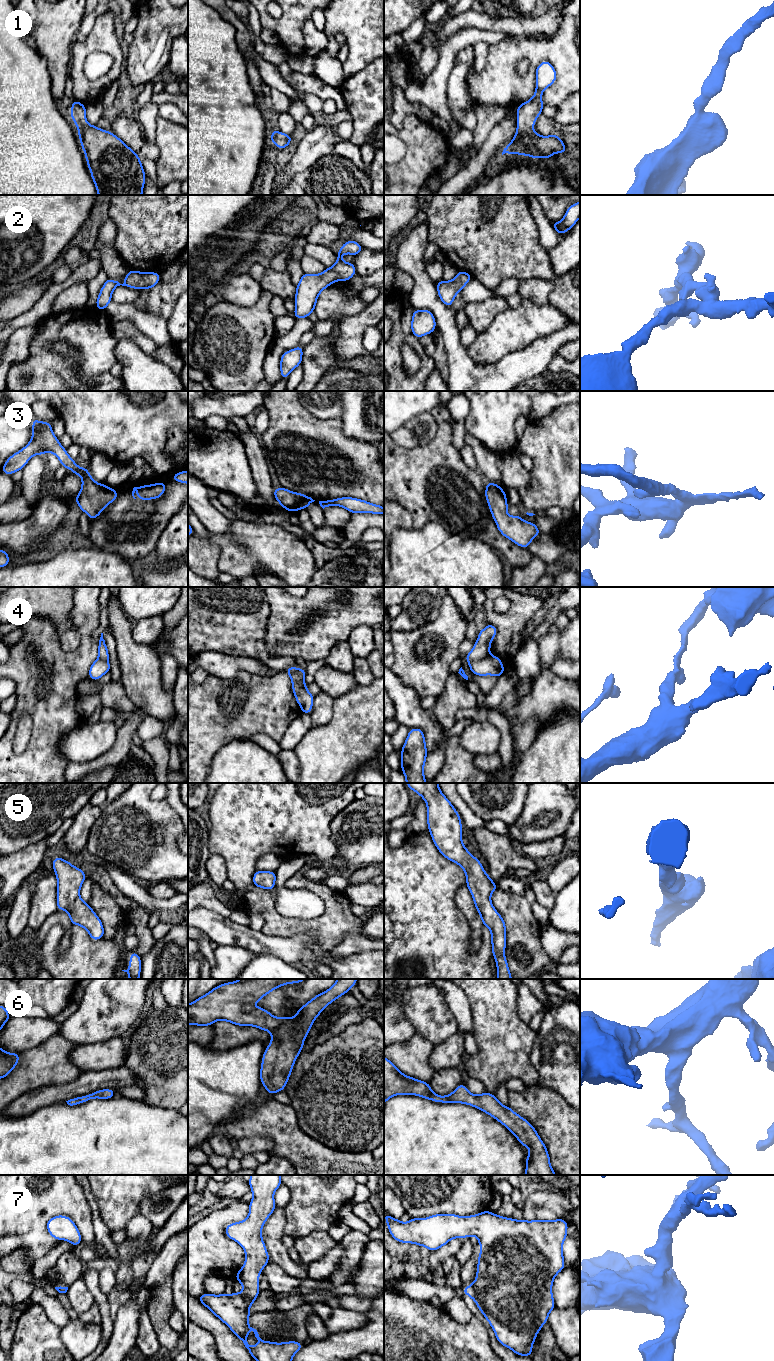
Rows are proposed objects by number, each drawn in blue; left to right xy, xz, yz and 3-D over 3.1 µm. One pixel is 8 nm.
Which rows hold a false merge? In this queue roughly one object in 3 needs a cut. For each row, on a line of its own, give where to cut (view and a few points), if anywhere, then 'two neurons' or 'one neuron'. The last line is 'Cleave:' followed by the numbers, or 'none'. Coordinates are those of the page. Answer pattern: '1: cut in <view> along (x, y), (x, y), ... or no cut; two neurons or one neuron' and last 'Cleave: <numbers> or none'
1: no cut; one neuron
2: no cut; one neuron
3: no cut; one neuron
4: cut in yz along (489, 655), (468, 662); two neurons
5: no cut; one neuron
6: no cut; one neuron
7: no cut; one neuron
Cleave: 4

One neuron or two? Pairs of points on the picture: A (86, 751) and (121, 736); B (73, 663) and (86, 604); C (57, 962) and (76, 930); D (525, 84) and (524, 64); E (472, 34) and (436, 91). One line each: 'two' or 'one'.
A: two
B: one
C: one
D: two
E: one

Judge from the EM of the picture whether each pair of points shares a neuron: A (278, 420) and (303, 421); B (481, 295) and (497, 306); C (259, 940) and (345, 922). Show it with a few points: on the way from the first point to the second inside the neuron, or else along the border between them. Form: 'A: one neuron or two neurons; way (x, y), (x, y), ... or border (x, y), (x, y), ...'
A: one neuron; way (284, 420), (297, 421)
B: two neurons; border (504, 297), (490, 296), (481, 301), (467, 303)
C: two neurons; border (261, 930), (264, 933), (282, 937), (300, 934)

